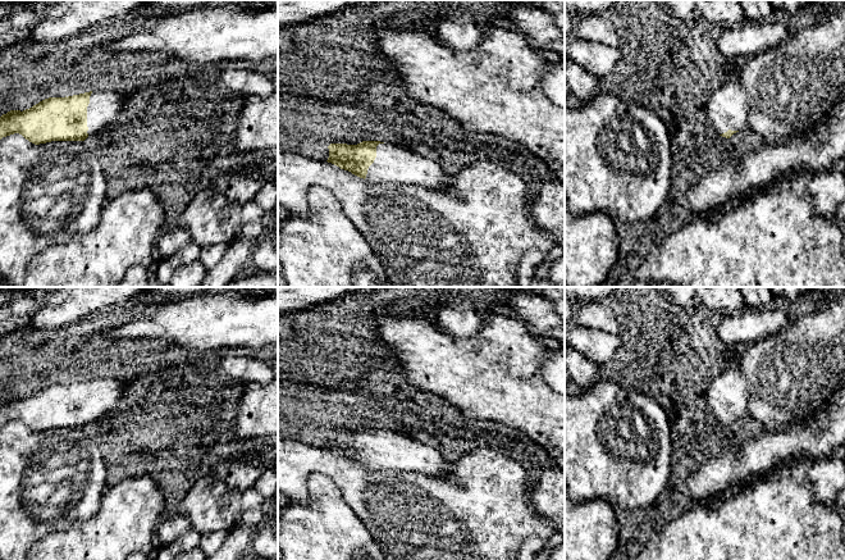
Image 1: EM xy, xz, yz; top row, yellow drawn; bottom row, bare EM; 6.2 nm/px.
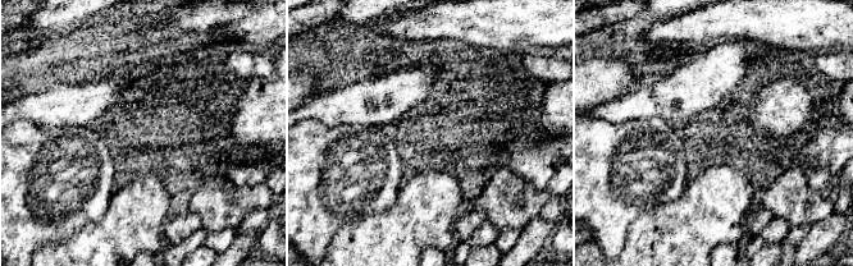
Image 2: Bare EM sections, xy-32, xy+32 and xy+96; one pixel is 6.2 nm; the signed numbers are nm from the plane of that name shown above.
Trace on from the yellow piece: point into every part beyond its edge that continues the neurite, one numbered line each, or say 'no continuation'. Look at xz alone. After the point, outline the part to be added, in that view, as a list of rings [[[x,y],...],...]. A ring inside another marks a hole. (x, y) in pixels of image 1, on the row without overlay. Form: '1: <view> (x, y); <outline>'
1: xz (393, 452); [[[389,431],[376,433],[376,445],[365,466],[376,472],[411,472],[434,477],[449,477],[452,468],[434,446]]]

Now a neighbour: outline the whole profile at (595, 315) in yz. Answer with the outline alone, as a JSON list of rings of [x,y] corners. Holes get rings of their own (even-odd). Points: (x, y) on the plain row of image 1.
[[[592,301],[581,306],[574,317],[574,323],[612,334],[620,334],[621,331],[621,324],[617,322],[616,314],[602,301]]]

